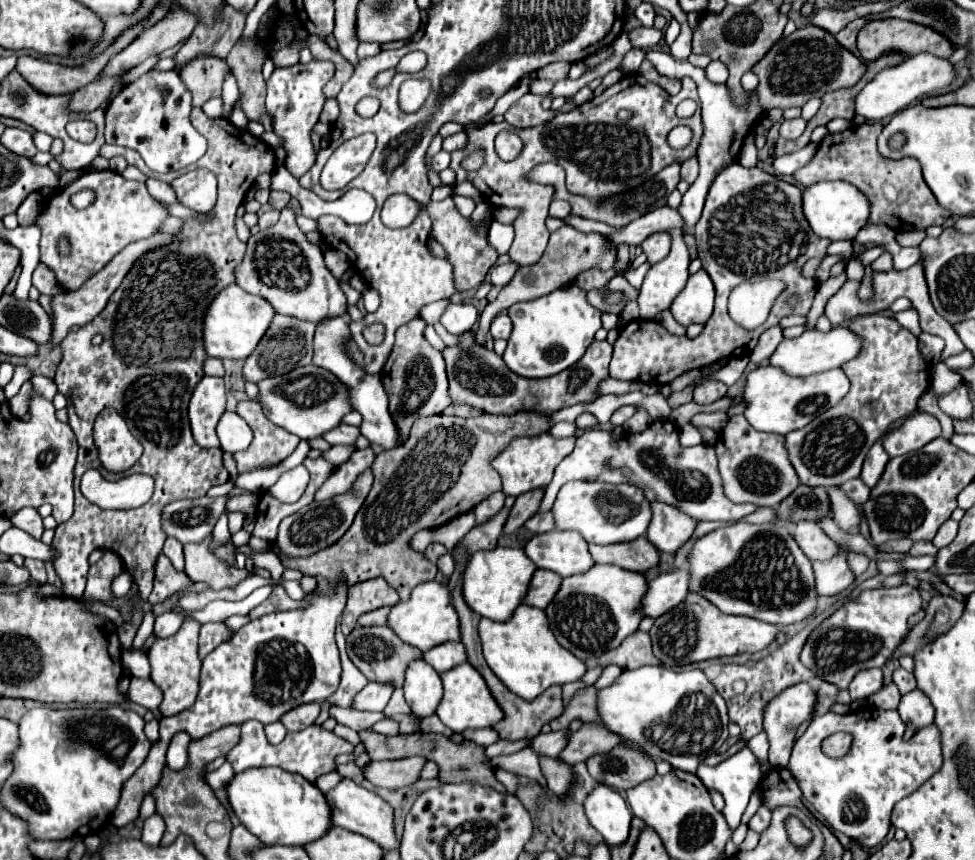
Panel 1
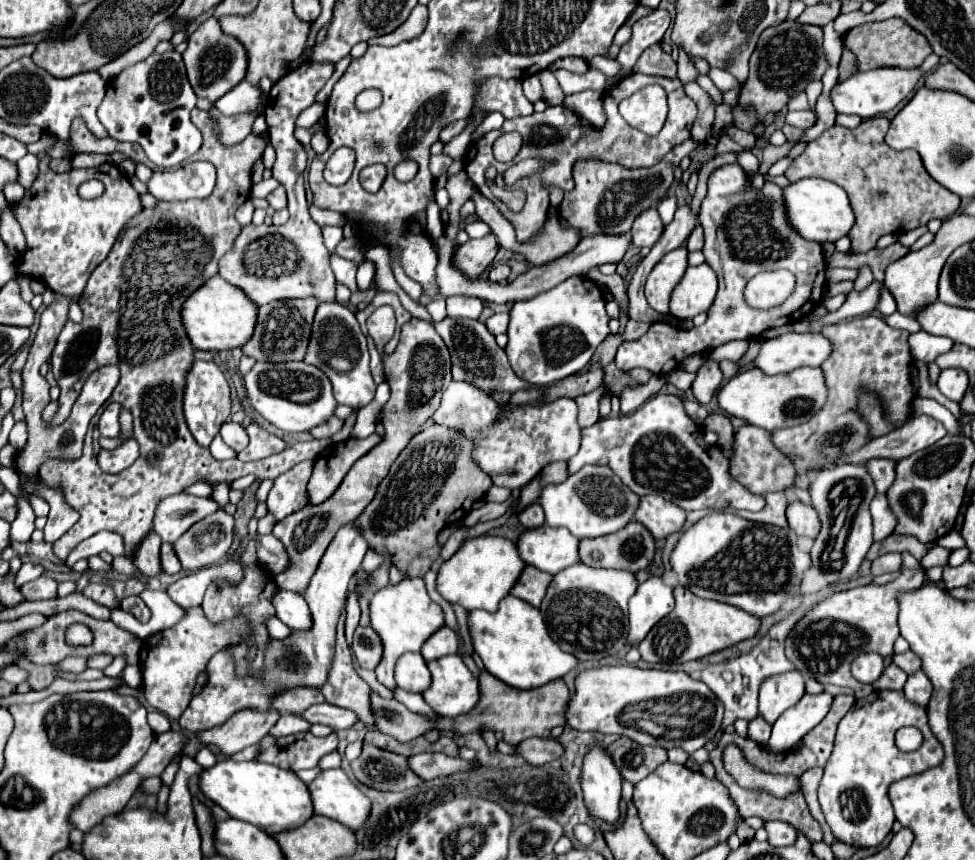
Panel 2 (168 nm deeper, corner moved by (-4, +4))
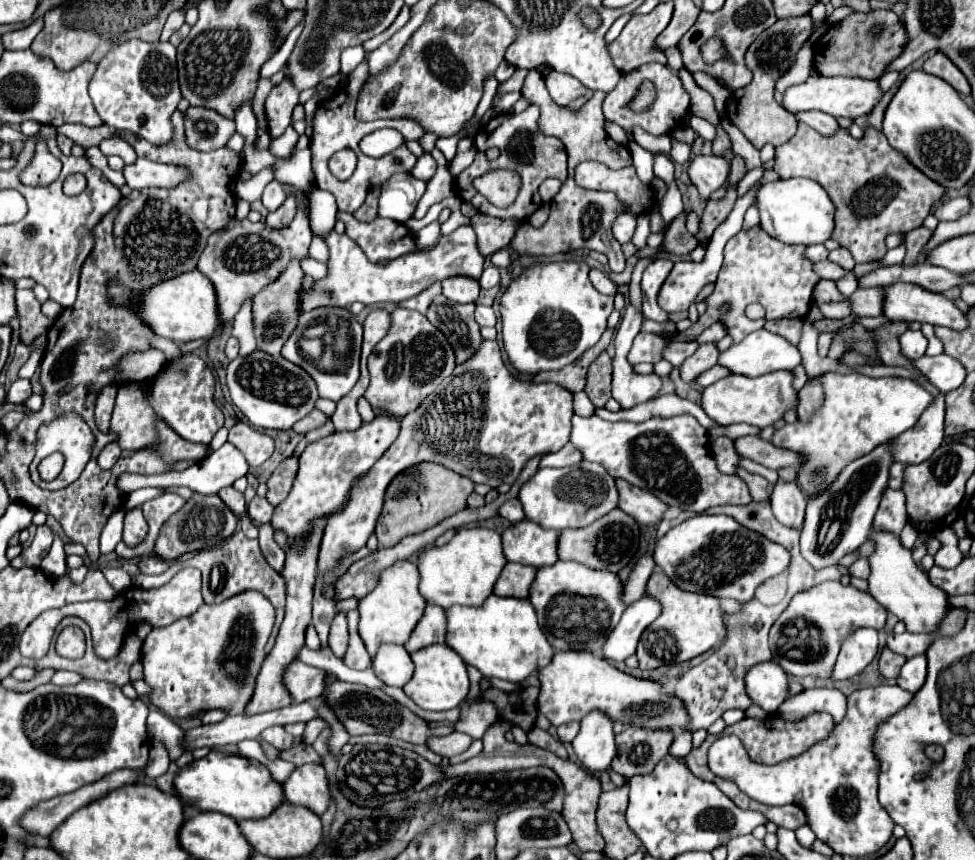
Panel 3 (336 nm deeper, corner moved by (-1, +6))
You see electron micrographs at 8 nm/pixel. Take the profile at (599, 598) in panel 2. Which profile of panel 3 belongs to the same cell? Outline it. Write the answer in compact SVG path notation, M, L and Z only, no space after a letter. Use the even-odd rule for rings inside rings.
M556 562L554 566L544 566L536 570L536 578L530 586L528 600L534 606L538 614L538 624L550 642L550 646L558 650L586 650L592 654L600 654L602 644L606 642L606 634L612 632L612 628L618 624L624 604L620 600L622 596L622 580L608 572L608 570L592 570L586 566L580 566L578 562Z

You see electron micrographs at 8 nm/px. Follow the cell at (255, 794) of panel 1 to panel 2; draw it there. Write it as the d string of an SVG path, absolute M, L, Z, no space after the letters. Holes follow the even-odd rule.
M229 758L219 760L213 768L201 774L203 794L219 804L235 820L245 820L269 834L301 828L309 816L313 816L313 800L309 800L309 788L299 780L295 772L281 770L263 762L233 762Z

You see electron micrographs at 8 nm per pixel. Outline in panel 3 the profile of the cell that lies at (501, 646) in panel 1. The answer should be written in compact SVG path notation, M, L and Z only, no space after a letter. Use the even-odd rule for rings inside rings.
M496 594L486 598L486 602L478 608L446 608L446 646L456 650L466 664L478 668L482 676L502 678L514 684L546 666L554 654L536 622L536 614L530 602L502 598Z

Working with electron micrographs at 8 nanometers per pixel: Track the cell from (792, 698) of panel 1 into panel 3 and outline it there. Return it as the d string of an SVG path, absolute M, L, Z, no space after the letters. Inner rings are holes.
M760 662L746 672L746 692L754 704L772 714L788 696L786 672L776 662Z

